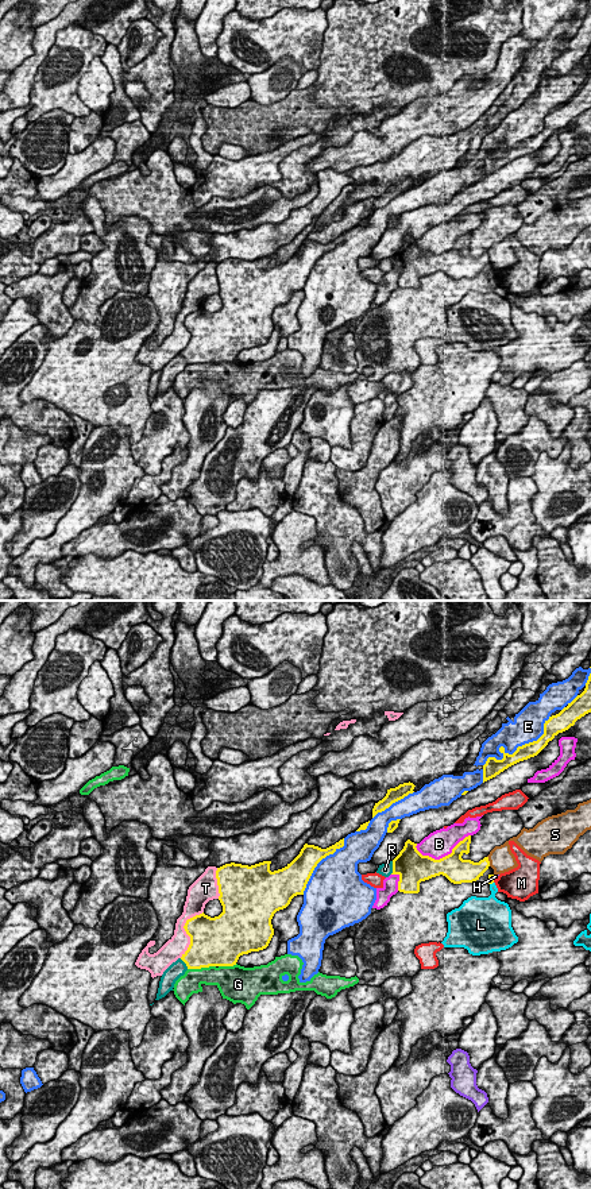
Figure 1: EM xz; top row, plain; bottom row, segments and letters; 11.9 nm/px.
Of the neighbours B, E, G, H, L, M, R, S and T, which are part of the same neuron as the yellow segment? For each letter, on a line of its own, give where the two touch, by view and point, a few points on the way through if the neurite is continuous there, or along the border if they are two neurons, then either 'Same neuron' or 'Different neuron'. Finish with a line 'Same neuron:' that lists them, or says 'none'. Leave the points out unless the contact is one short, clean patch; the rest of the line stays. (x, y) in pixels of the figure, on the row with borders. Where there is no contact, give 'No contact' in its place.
B: Touches yellow at xz (443, 857). Different neuron
E: Touches yellow at xz (520, 747). Different neuron
G: Touches yellow at xz (201, 966). Different neuron
H: Touches yellow at xz (493, 877). Boundary: xz (493, 875), (494, 879). Different neuron
L: Touches yellow at xz (491, 883). Boundary: xz (493, 881), (490, 884). Different neuron
M: Touches yellow at xz (494, 879). Different neuron
R: Touches yellow at xz (393, 868). Different neuron
S: Touches yellow at xz (489, 861). Different neuron
T: Touches yellow at xz (185, 930). Different neuron
Same neuron: none

